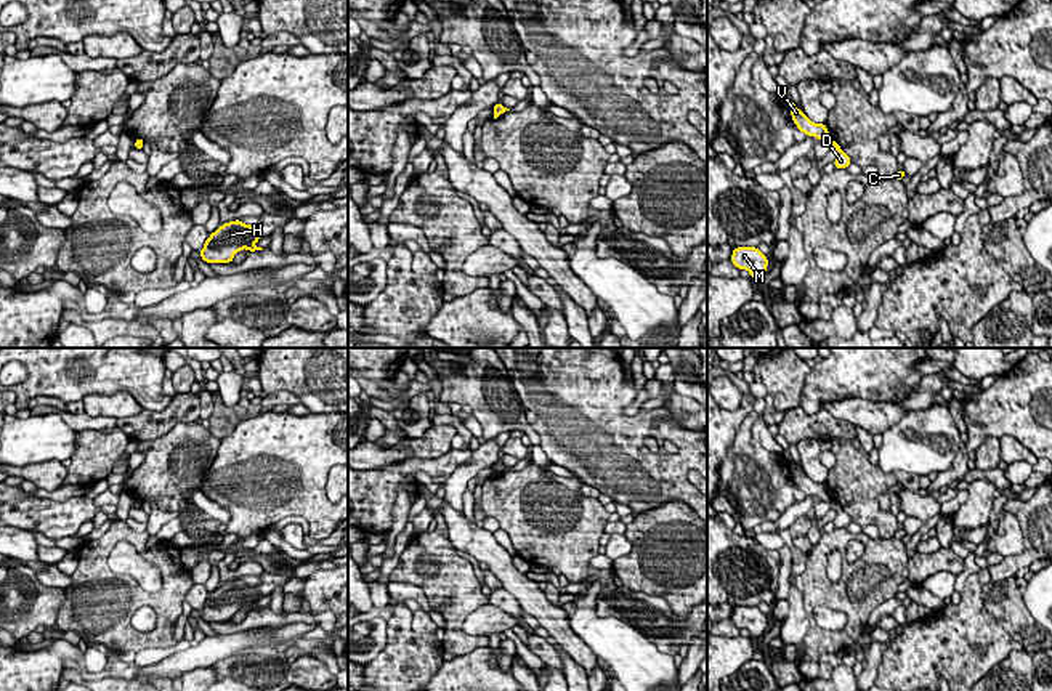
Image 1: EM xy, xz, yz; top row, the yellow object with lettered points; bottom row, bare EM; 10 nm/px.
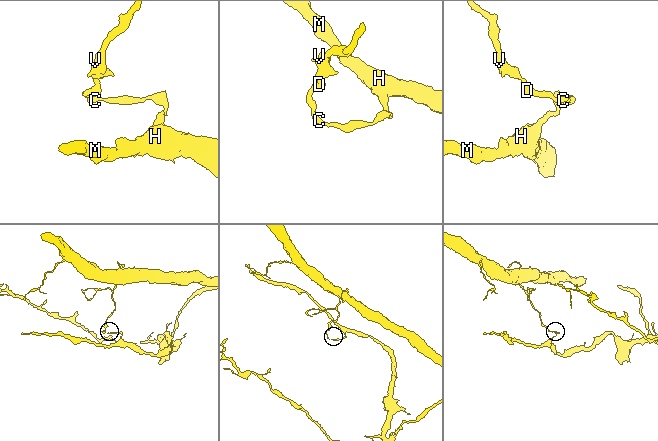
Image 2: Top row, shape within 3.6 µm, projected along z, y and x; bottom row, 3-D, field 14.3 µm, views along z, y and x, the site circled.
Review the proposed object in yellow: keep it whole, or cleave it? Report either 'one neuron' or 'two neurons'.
two neurons

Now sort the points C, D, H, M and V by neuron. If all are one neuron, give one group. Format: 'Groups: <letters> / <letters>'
Groups: C D H M / V

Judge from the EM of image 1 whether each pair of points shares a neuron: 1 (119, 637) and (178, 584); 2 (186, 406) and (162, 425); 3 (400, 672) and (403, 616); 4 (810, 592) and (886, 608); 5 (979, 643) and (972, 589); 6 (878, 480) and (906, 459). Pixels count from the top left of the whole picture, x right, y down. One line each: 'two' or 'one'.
1: one
2: one
3: one
4: two
5: one
6: two

